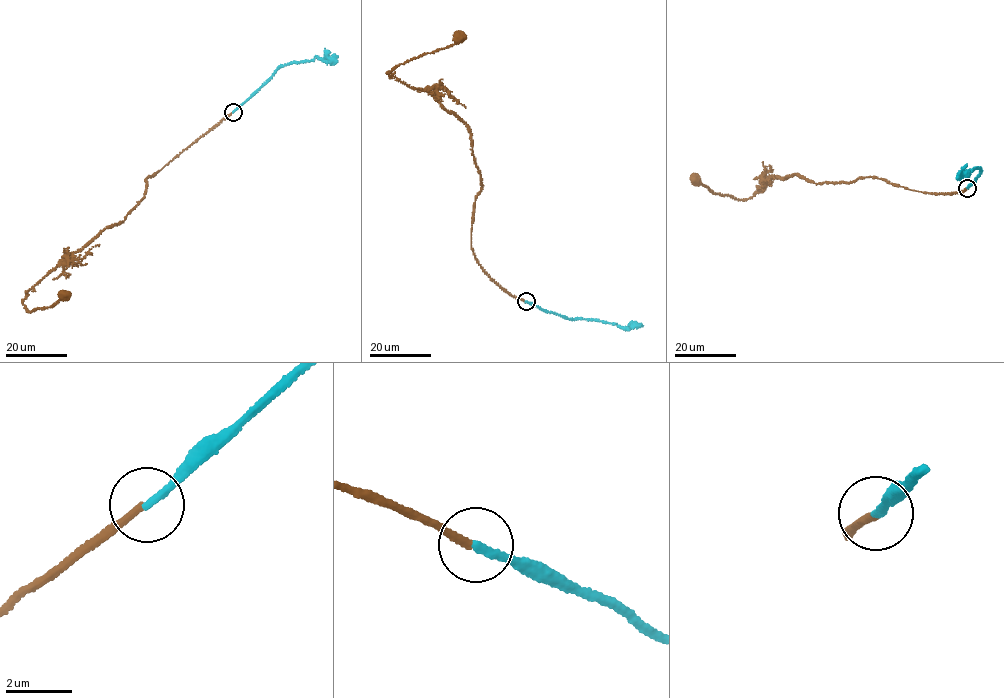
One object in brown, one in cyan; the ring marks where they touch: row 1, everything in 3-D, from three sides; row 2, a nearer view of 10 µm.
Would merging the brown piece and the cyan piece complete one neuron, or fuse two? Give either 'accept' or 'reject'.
accept

